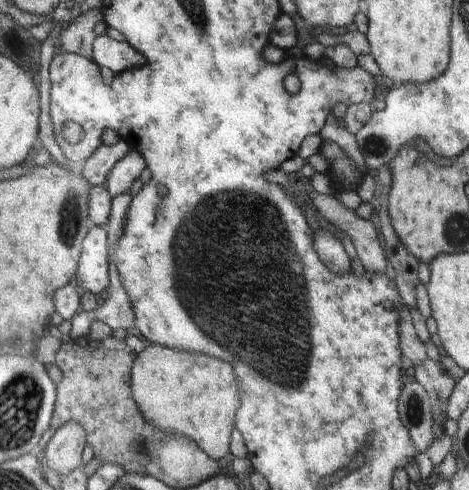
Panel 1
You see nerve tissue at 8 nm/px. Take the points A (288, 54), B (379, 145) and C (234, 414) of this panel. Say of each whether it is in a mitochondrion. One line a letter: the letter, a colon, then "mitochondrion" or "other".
A: other
B: mitochondrion
C: other

